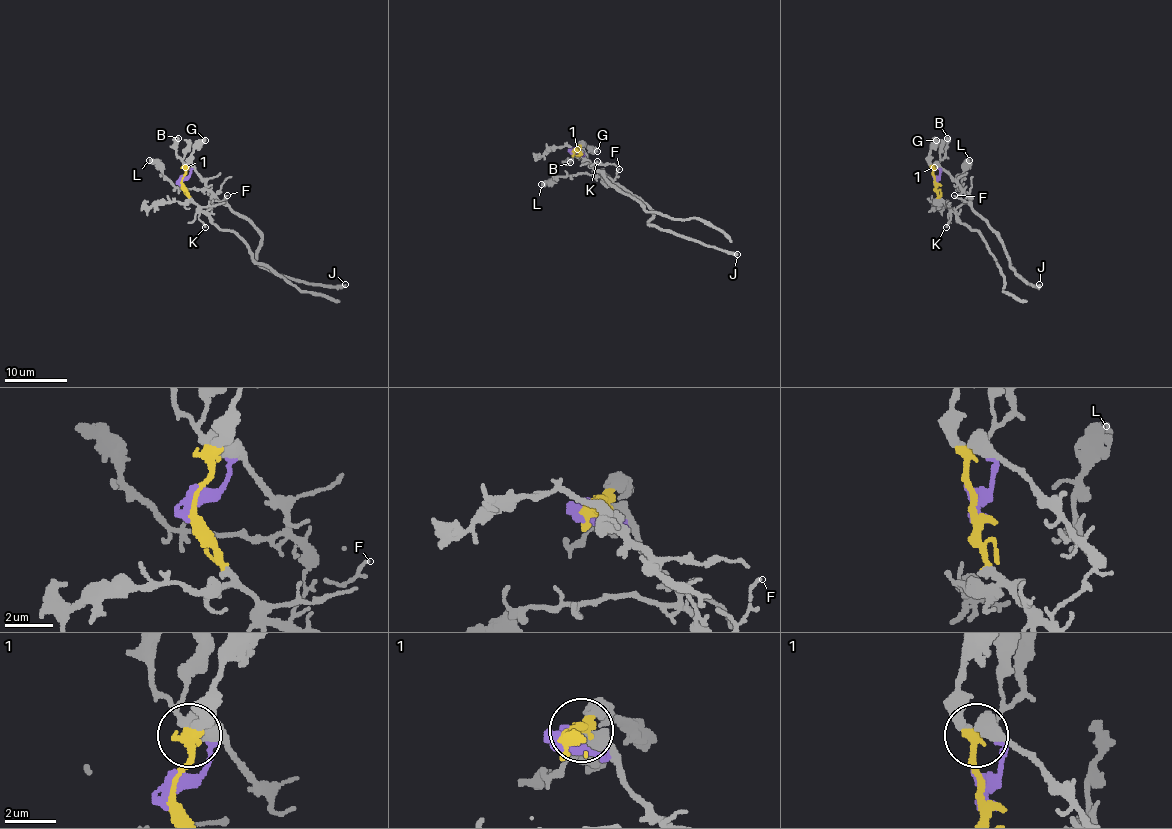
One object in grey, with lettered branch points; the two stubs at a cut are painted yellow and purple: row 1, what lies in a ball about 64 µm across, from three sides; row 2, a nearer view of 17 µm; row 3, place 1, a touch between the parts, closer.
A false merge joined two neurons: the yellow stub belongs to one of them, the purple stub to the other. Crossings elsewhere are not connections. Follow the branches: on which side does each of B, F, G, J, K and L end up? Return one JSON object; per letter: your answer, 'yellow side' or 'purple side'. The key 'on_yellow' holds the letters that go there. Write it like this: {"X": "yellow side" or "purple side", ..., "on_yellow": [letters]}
{"B": "purple side", "F": "purple side", "G": "yellow side", "J": "purple side", "K": "yellow side", "L": "purple side", "on_yellow": ["G", "K"]}

